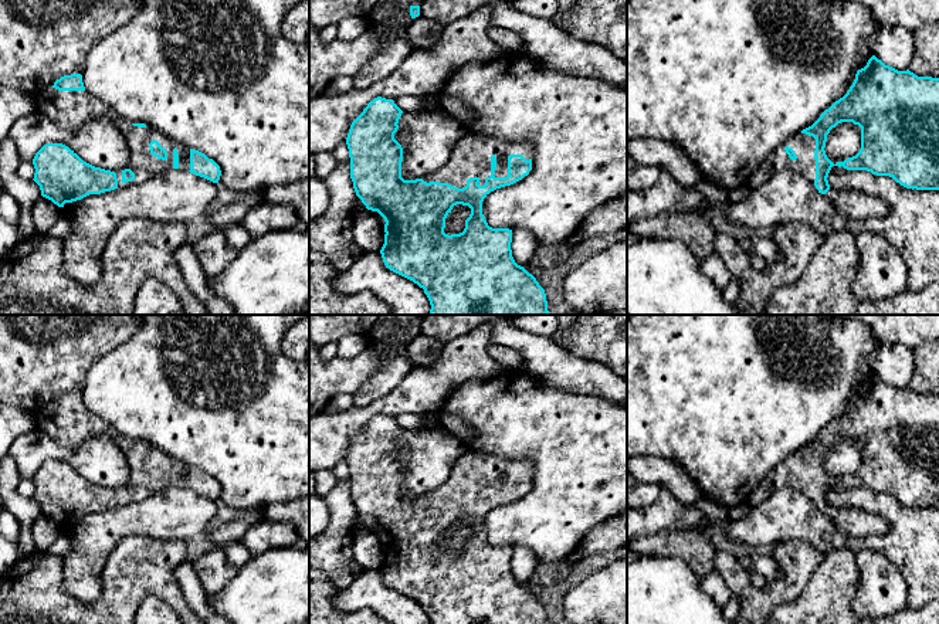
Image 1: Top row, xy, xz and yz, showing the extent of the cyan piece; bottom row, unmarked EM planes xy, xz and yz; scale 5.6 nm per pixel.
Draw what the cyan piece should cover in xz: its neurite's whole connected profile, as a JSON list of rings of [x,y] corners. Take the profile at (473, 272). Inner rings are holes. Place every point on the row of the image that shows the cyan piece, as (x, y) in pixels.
[[[377,96],[352,122],[346,138],[350,179],[356,196],[367,210],[377,211],[386,221],[384,244],[380,250],[386,268],[424,289],[431,305],[428,315],[548,315],[545,289],[512,257],[512,230],[489,227],[482,214],[482,201],[491,191],[511,186],[529,174],[532,170],[530,145],[502,142],[498,138],[464,132],[440,172],[424,180],[404,180],[401,177],[403,147],[394,139],[401,113],[403,111],[393,99]],[[457,204],[468,206],[471,214],[465,220],[462,233],[448,235],[444,233],[445,218]]]

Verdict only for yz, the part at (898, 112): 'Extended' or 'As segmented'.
Extended

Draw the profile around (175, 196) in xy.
[[[183,169],[65,203],[71,231],[62,237],[64,271],[84,286],[101,277],[101,255],[118,225],[132,217],[186,224],[203,216],[217,194],[217,183]]]

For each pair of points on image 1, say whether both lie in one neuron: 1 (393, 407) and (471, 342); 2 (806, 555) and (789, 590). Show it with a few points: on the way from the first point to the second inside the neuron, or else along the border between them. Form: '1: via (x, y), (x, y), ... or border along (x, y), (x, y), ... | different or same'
1: via (413, 394), (424, 390), (453, 362) | same
2: via (797, 563), (790, 582) | same

